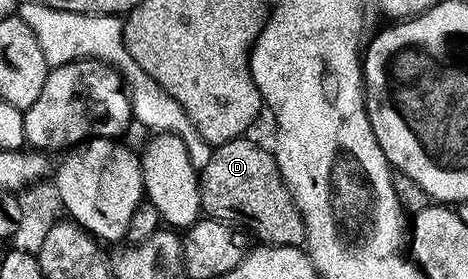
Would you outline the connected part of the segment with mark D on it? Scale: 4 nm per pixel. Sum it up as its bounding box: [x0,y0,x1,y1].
[198,136,308,247]

